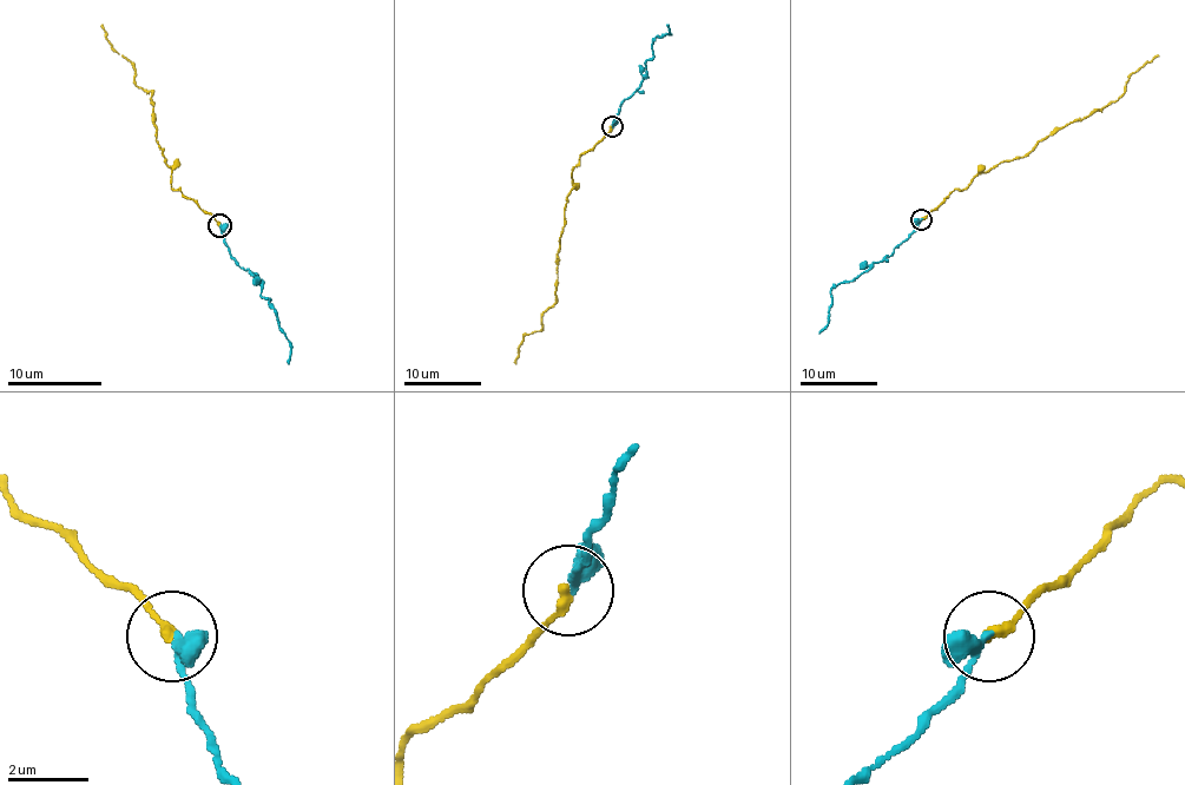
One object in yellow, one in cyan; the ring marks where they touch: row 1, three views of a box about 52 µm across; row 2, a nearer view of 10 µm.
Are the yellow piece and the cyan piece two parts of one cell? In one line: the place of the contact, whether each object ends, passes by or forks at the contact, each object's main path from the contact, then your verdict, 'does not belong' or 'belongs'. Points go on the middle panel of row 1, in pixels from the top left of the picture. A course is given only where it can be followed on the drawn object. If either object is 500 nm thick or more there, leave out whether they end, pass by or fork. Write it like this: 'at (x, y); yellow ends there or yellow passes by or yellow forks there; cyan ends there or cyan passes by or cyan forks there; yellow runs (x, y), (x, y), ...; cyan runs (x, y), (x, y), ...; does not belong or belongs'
at (612, 126); yellow ends there; cyan passes by; yellow runs (612, 127), (571, 172), (558, 249), (555, 302), (542, 315), (542, 329), (522, 338), (515, 363); cyan runs (612, 127), (619, 104), (639, 86), (646, 71), (645, 64), (652, 55), (657, 37), (670, 32), (669, 25); belongs

